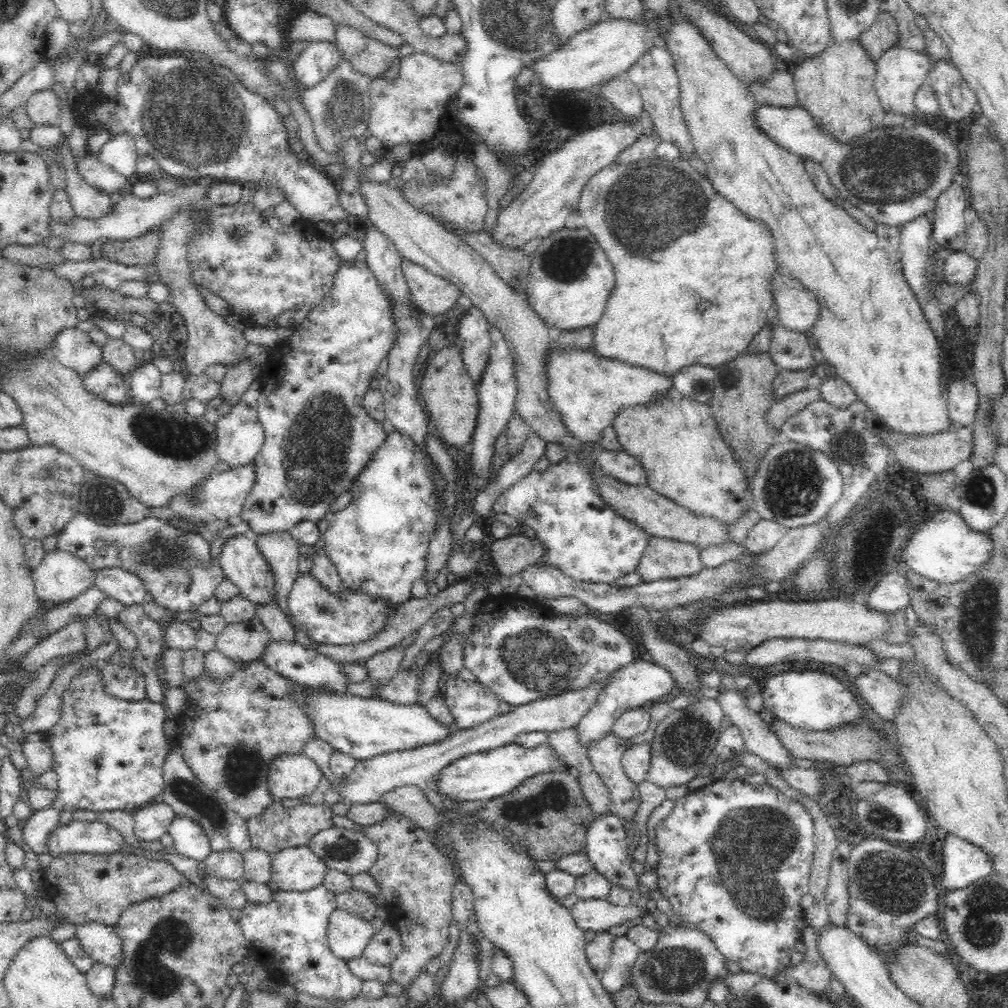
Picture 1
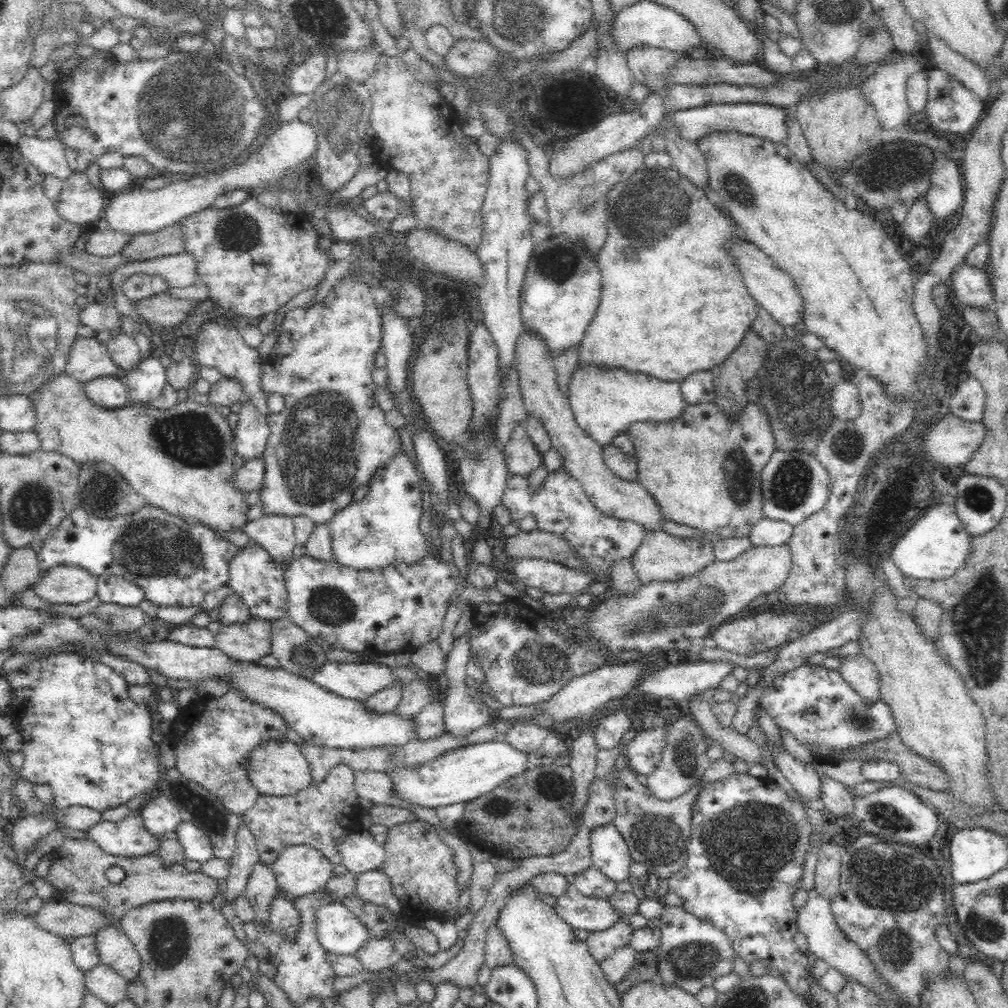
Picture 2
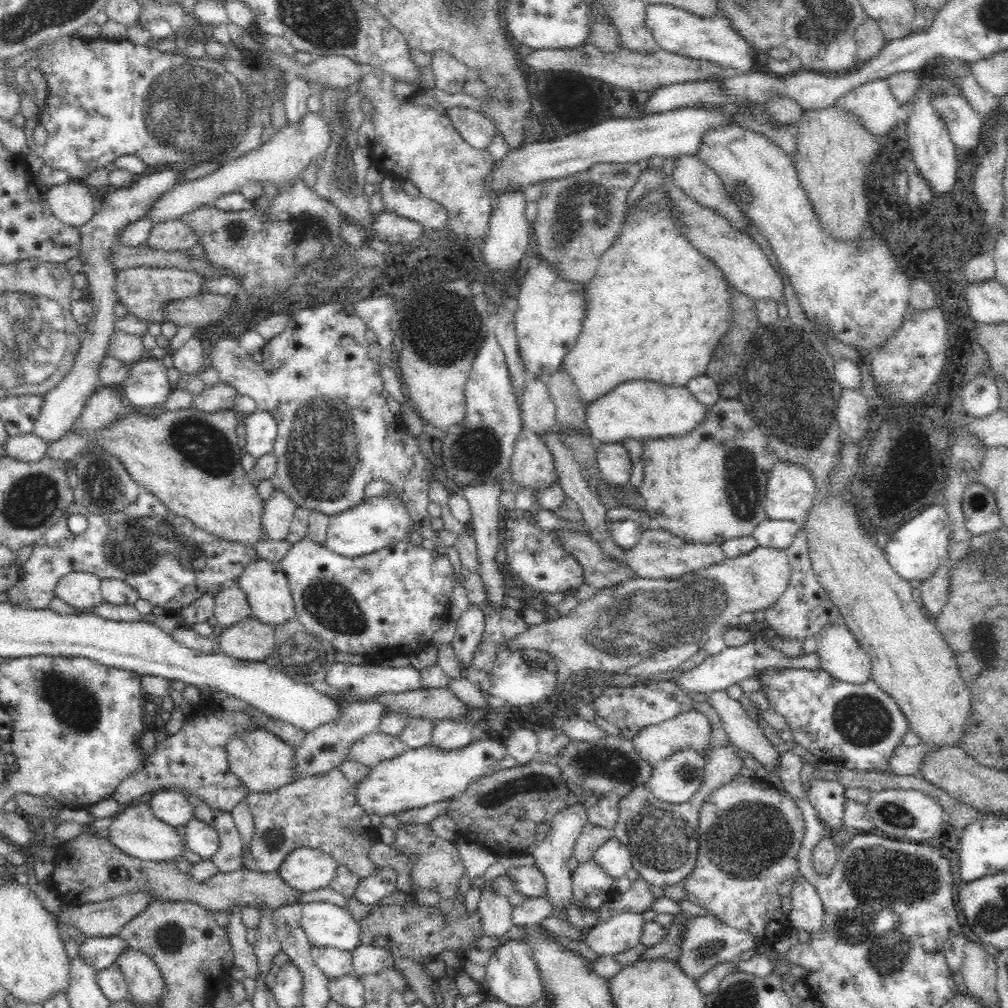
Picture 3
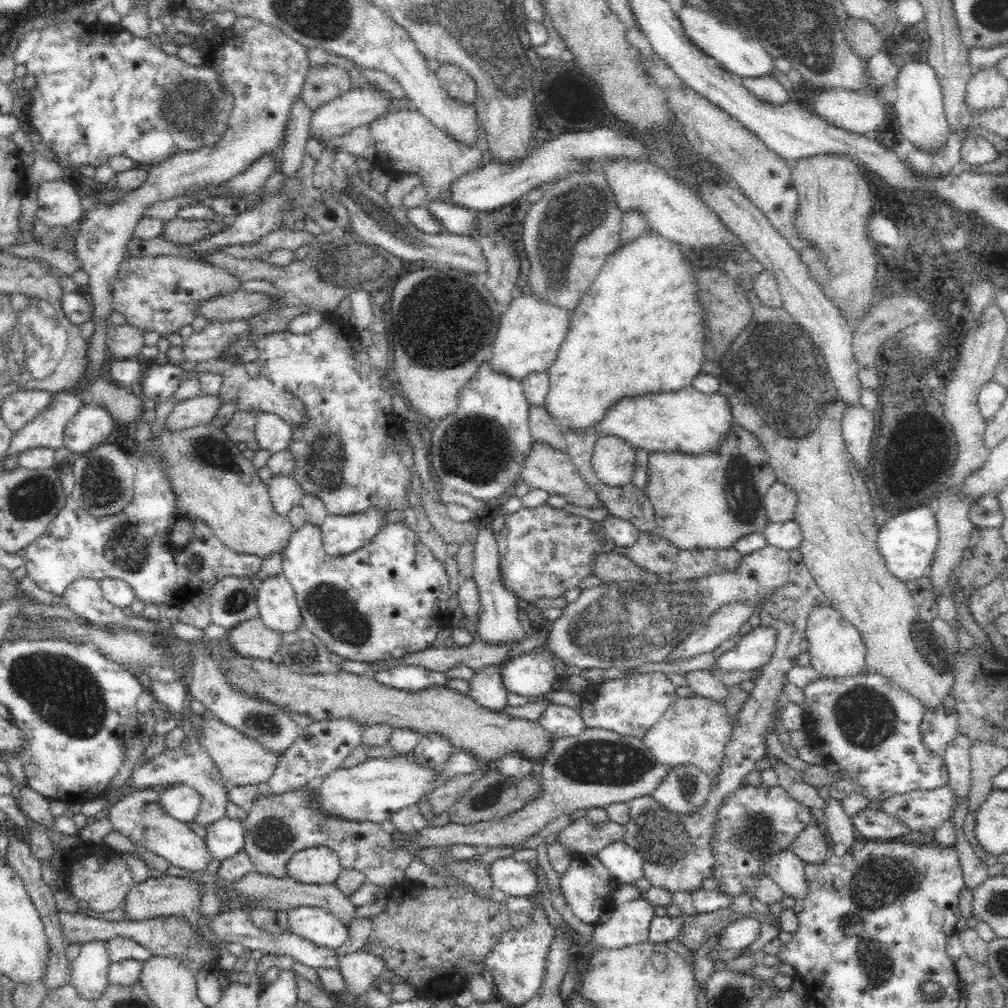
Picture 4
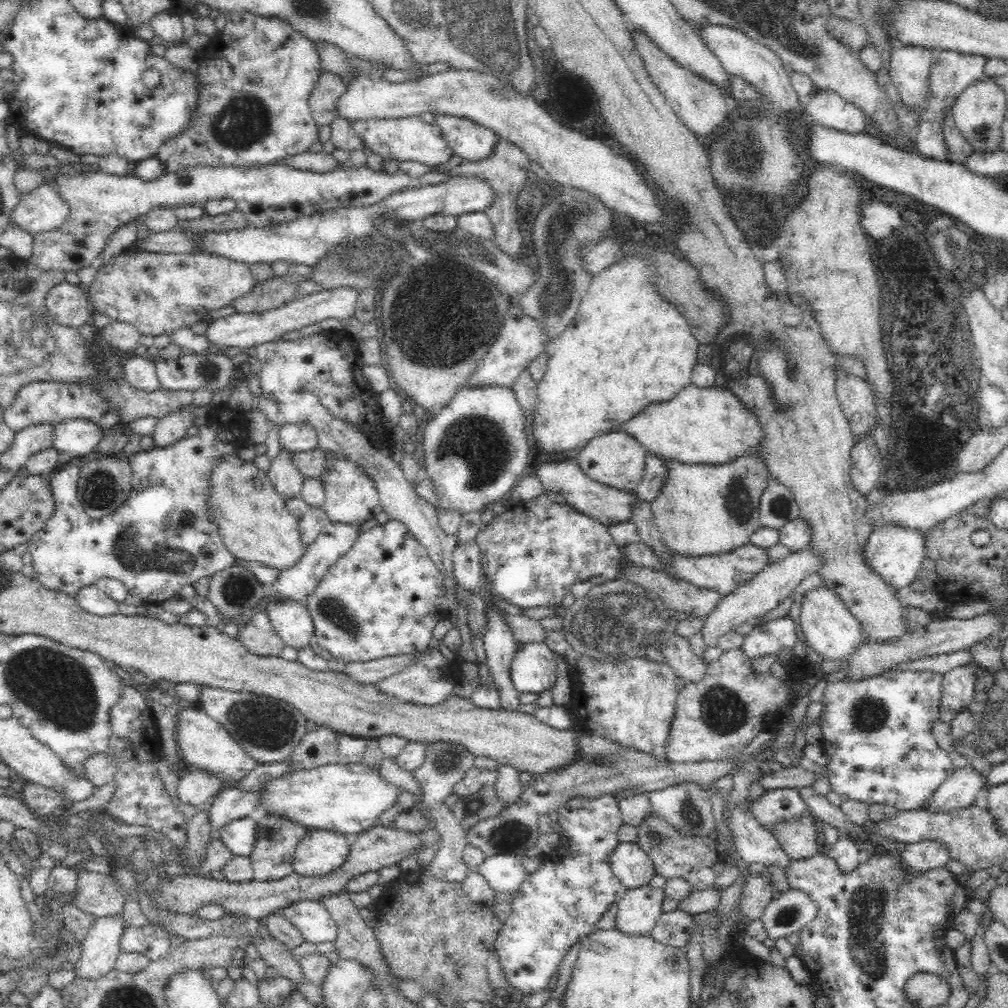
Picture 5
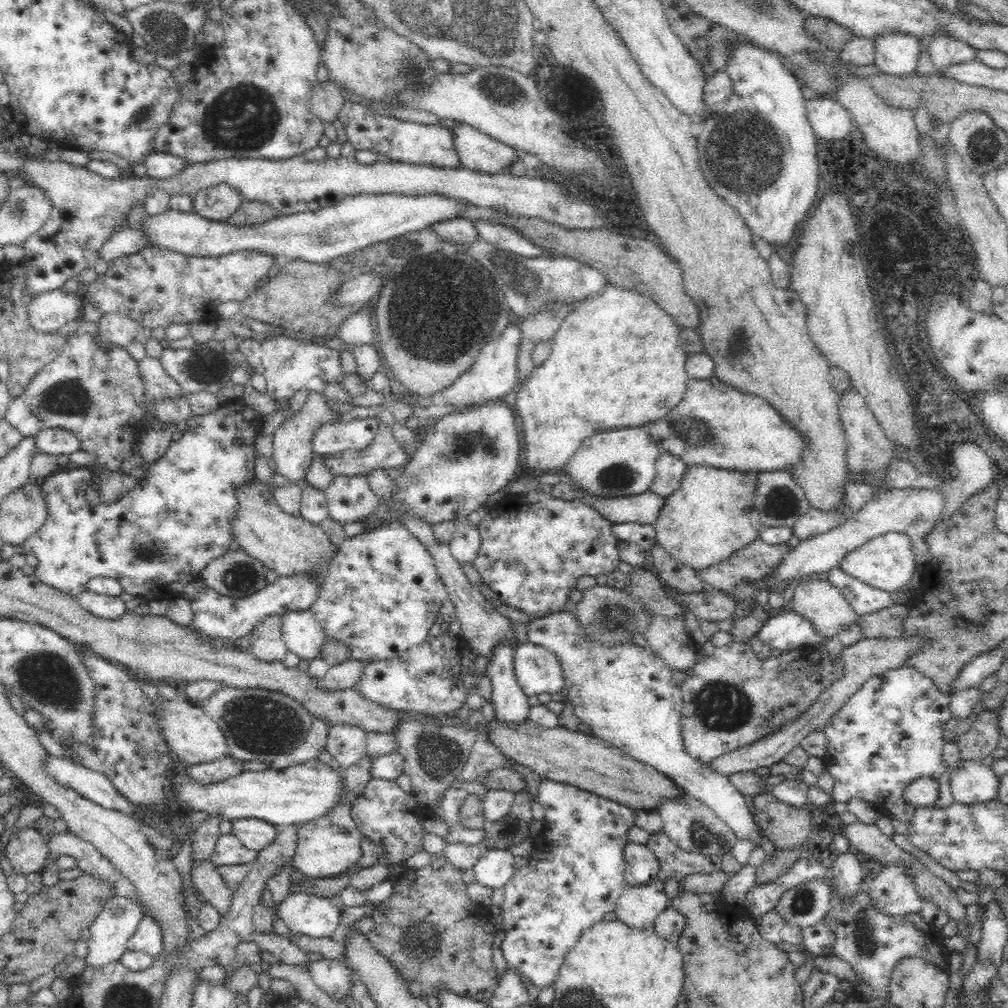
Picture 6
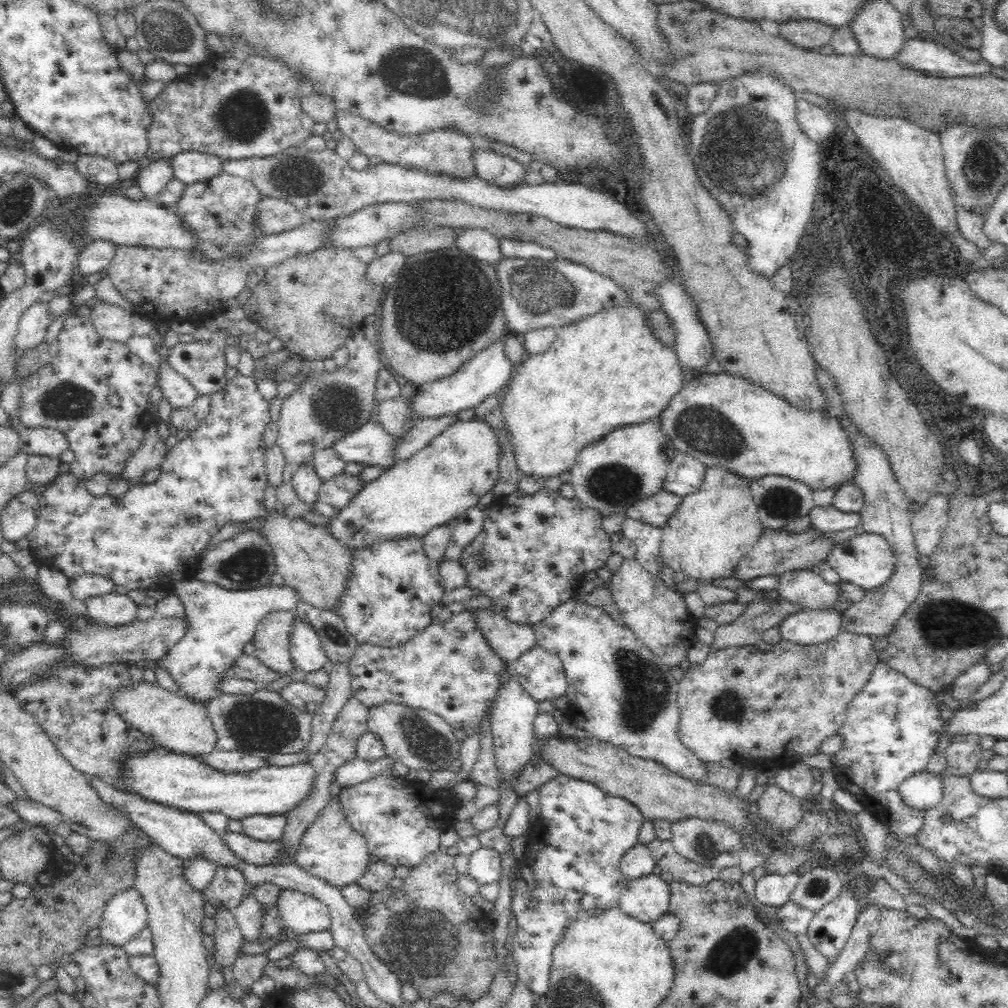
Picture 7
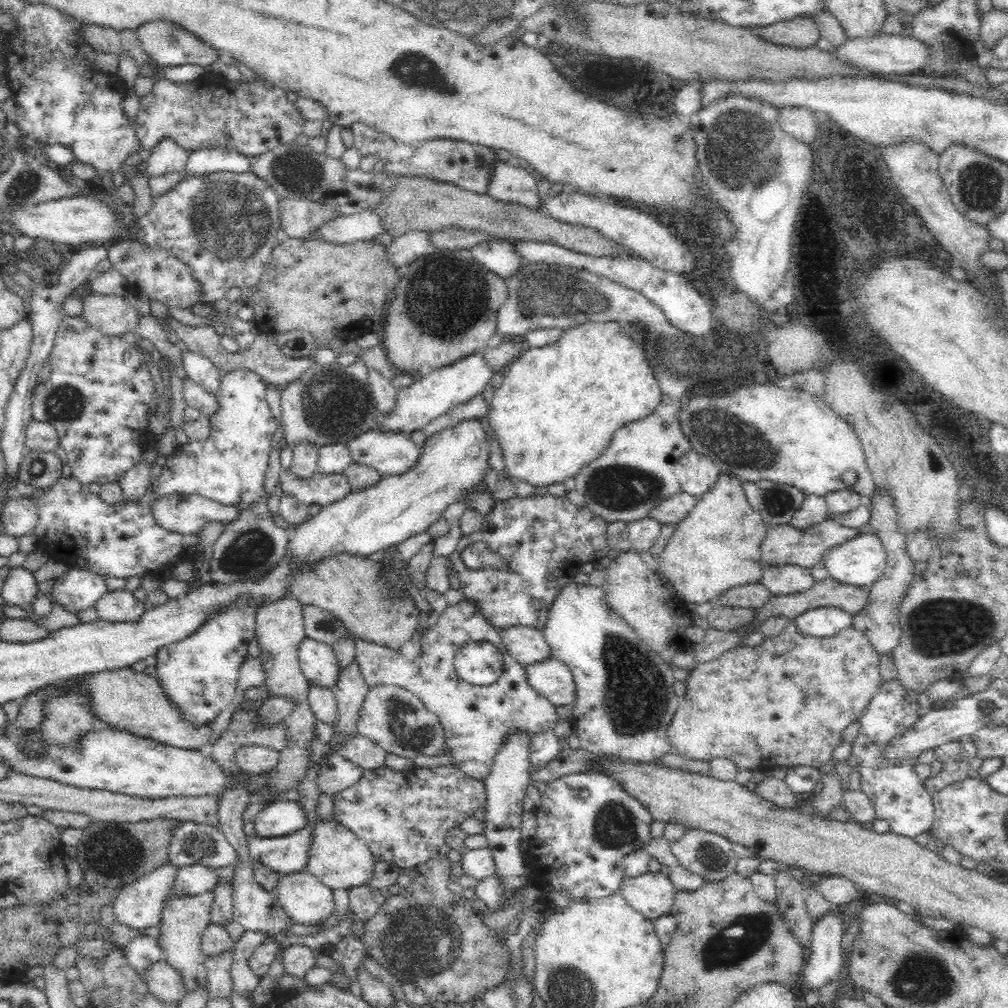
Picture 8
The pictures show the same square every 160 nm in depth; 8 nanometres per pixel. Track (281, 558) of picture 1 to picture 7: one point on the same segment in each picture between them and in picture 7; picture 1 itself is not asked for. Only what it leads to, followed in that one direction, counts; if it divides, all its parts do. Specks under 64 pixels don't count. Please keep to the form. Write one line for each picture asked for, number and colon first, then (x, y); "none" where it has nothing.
2: (275, 533)
3: (279, 510)
4: (285, 493)
5: (287, 481)
6: (292, 443)
7: (332, 404)

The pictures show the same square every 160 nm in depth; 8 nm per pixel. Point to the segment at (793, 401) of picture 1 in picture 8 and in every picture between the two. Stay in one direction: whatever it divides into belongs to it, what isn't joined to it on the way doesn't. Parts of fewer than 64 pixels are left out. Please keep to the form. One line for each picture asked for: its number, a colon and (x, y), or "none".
2: (703, 469)
3: (709, 485)
4: (711, 499)
5: (702, 509)
6: (712, 515)
7: (712, 529)
8: (716, 545)

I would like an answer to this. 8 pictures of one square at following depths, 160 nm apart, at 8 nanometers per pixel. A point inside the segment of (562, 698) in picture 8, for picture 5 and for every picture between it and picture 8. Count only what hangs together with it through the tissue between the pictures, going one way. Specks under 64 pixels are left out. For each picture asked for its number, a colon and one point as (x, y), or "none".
5: (533, 669)
6: (537, 670)
7: (540, 672)

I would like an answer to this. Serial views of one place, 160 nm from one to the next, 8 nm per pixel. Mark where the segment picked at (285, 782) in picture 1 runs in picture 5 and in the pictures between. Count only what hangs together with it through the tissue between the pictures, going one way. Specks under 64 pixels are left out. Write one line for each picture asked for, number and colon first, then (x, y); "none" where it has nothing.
2: (278, 768)
3: (263, 761)
4: (241, 760)
5: (204, 743)

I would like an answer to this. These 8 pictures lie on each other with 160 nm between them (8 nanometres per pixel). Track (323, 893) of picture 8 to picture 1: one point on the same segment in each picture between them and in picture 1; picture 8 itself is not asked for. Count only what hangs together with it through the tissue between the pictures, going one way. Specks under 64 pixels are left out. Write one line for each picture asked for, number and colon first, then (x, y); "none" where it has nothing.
1: (348, 935)
2: (339, 931)
3: (326, 925)
4: (316, 924)
5: (310, 918)
6: (317, 917)
7: (303, 914)

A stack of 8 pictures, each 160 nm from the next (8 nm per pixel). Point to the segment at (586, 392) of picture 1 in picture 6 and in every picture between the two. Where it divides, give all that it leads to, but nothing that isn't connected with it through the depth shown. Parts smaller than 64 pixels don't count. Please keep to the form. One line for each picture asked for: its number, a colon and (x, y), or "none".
2: (604, 401)
3: (642, 409)
4: (688, 421)
5: (710, 425)
6: (715, 425)

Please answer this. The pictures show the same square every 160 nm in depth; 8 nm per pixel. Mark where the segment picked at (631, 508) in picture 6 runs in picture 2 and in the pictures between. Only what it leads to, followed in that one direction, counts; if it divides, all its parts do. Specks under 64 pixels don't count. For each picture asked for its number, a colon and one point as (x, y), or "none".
2: (521, 458)
3: (531, 465)
4: (545, 468)
5: (564, 476)

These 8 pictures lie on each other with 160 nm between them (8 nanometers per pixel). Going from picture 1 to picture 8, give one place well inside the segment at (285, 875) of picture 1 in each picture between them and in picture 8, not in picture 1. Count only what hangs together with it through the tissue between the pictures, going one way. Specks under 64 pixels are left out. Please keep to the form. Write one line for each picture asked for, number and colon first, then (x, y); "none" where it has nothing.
2: (301, 870)
3: (307, 870)
4: (319, 865)
5: (322, 851)
6: (327, 847)
7: (330, 849)
8: (338, 858)

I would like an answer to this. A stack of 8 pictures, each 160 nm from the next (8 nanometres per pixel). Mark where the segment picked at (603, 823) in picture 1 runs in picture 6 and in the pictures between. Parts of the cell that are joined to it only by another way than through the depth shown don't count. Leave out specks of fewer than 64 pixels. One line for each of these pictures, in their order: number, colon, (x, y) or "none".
2: (610, 853)
3: (612, 856)
4: (624, 863)
5: (629, 863)
6: (642, 867)

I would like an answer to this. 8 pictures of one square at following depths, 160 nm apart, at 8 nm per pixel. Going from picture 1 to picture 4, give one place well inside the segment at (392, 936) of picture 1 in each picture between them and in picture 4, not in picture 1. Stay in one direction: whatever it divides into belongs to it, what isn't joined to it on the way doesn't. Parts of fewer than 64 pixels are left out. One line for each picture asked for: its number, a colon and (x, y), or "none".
2: (378, 953)
3: (366, 959)
4: (359, 969)

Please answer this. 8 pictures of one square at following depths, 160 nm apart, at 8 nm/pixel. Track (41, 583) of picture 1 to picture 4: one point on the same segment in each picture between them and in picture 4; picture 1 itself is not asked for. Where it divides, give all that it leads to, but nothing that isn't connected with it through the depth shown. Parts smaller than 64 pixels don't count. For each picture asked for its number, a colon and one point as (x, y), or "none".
2: (65, 583)
3: (82, 590)
4: (84, 596)

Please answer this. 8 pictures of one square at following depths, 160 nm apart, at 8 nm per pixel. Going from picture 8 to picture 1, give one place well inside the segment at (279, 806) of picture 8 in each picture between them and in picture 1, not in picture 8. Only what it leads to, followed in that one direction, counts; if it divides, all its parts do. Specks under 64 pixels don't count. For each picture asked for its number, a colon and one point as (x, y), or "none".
1: (190, 840)
2: (197, 847)
3: (202, 839)
4: (224, 838)
5: (238, 837)
6: (254, 834)
7: (264, 829)

